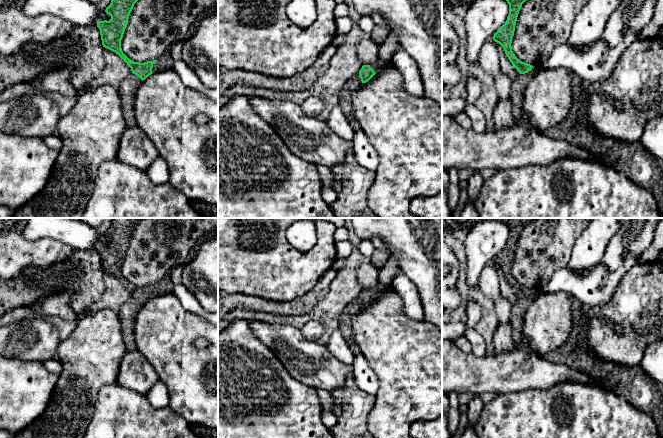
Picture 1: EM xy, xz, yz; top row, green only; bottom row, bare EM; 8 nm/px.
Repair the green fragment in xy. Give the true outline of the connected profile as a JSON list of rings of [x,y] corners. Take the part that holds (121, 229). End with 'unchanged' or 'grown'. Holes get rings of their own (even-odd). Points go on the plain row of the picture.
[[[114,218],[110,229],[105,234],[111,240],[111,243],[97,247],[103,271],[118,278],[132,295],[117,313],[127,352],[137,350],[134,335],[135,318],[142,305],[151,298],[172,293],[174,289],[174,284],[168,276],[156,284],[140,287],[130,284],[122,275],[121,264],[128,248],[129,239],[134,228],[142,219]]]; grown

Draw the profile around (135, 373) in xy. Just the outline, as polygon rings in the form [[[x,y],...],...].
[[[138,351],[127,352],[122,358],[117,383],[139,394],[146,395],[159,381],[159,376],[147,359]]]

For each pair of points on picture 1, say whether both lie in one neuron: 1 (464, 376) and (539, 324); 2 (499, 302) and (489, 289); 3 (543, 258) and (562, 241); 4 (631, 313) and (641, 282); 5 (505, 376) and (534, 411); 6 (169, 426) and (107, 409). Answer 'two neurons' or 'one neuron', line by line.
1: two neurons
2: one neuron
3: one neuron
4: one neuron
5: two neurons
6: one neuron

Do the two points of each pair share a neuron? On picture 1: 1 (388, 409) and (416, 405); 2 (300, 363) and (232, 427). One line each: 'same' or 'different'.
1: same
2: different

